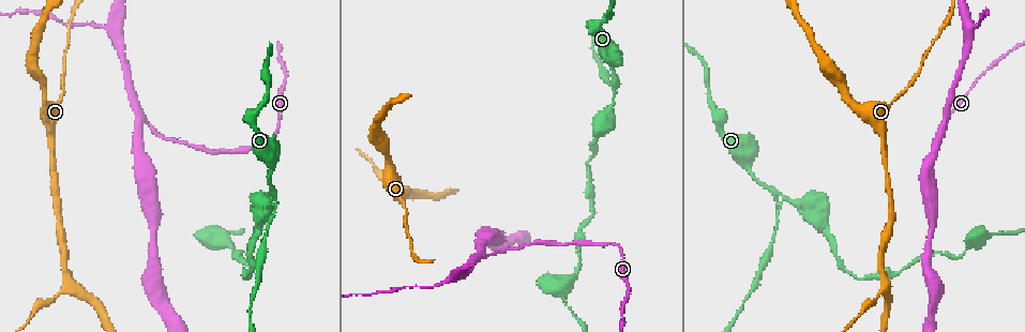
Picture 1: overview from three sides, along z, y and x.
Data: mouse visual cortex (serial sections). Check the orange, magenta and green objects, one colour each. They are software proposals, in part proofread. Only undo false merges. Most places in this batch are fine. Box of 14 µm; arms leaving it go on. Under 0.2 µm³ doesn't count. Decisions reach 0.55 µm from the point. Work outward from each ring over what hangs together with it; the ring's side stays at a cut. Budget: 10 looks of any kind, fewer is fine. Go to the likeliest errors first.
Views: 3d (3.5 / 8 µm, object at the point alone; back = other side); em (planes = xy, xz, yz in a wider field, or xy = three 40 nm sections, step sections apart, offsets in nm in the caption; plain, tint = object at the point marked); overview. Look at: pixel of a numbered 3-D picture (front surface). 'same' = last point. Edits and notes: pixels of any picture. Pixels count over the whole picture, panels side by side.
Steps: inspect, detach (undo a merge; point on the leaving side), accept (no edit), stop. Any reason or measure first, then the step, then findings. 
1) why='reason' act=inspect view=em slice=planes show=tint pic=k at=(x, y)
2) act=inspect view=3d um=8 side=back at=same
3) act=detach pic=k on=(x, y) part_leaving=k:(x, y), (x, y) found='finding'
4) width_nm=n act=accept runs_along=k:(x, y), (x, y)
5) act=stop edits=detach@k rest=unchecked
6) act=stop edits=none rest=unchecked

why='arms part here' act=inspect view=em slice=xy step=5 show=tint pic=1 at=(616, 84)

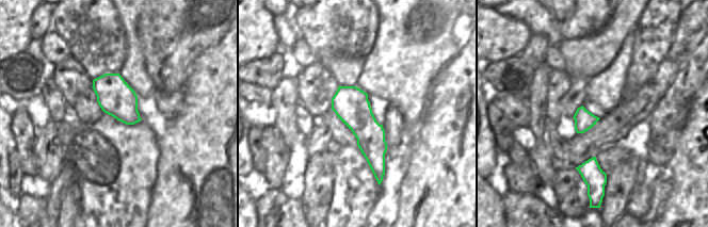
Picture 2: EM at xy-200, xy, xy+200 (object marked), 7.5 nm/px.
why='see where the arms go' act=inspect view=3d um=3.5 at=same

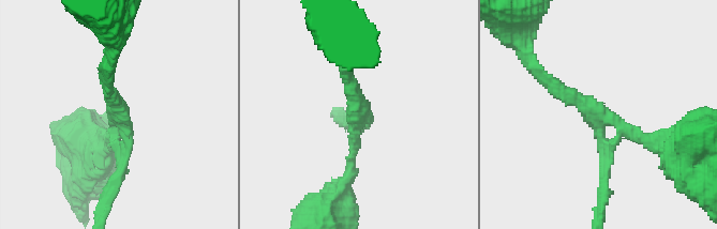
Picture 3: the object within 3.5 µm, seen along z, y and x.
arm_widths_nm=150,200,200 act=accept runs_along=3:(543, 78), (631, 134), (659, 137) found='all the same cell'

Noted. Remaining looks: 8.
why='arms part here' act=inspect view=3d um=3.5 pic=1 at=(144, 120)

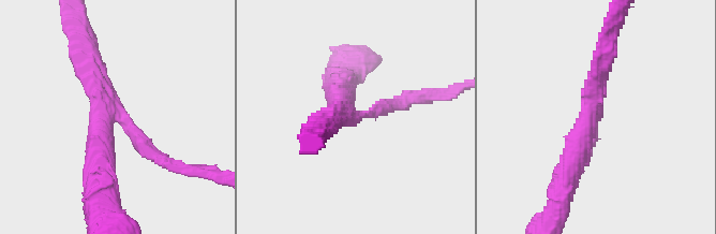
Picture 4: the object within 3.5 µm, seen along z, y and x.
arms=3 arm_widths_nm=150,300,400 why='shape alone is not enough' act=inspect view=em slice=xy step=5 show=tint pic=4 at=(592, 119)

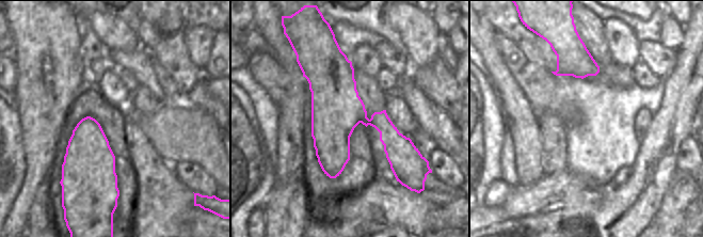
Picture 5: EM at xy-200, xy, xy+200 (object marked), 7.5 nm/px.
act=accept runs_along=4:(408, 100), (353, 114), (339, 86) found='all the same cell'

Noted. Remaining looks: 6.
why='three arms meet' act=inspect view=3d um=3.5 pic=1 at=(882, 285)

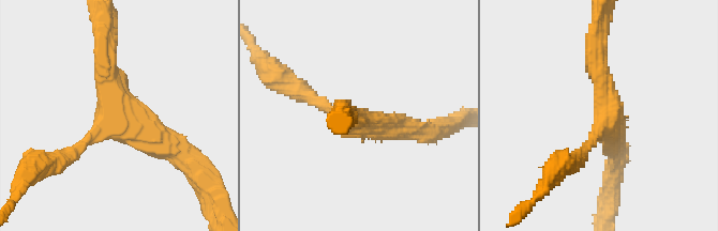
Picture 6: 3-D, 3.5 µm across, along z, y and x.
act=inspect view=em slice=xy step=5 show=tint pic=6 at=(110, 117)

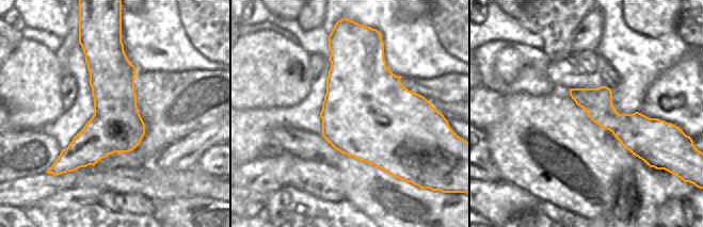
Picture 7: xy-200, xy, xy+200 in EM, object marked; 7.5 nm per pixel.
act=inspect view=em slice=xy step=1 show=tint at=same

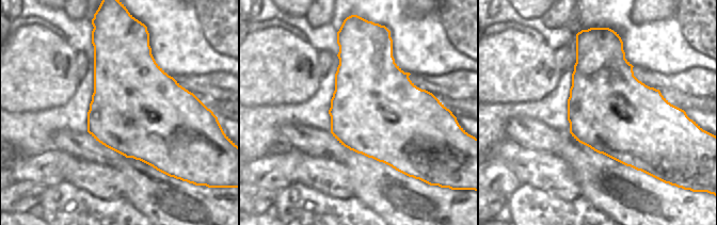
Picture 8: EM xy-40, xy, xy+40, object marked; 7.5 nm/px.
arm_widths_nm=150,300,400 act=accept runs_along=6:(103, 45), (109, 118), (176, 147) found='continuous, no second cell'

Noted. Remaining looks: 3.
why='three-way junction' act=inspect view=3d um=3.5 pic=1 at=(972, 29)

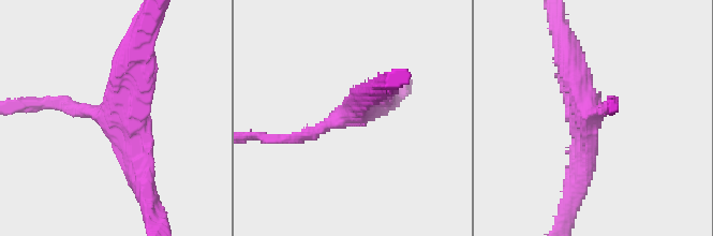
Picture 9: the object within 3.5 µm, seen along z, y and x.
why='now the EM' act=inspect view=em slice=xy step=1 show=tint pic=9 at=(591, 115)

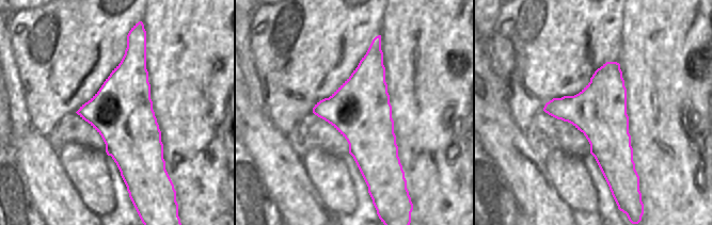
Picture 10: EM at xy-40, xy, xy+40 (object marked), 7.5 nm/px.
act=accept runs_along=9:(142, 177), (108, 115), (131, 52) found='one cell here'

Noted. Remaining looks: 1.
act=stop edits=none rest=unchecked

